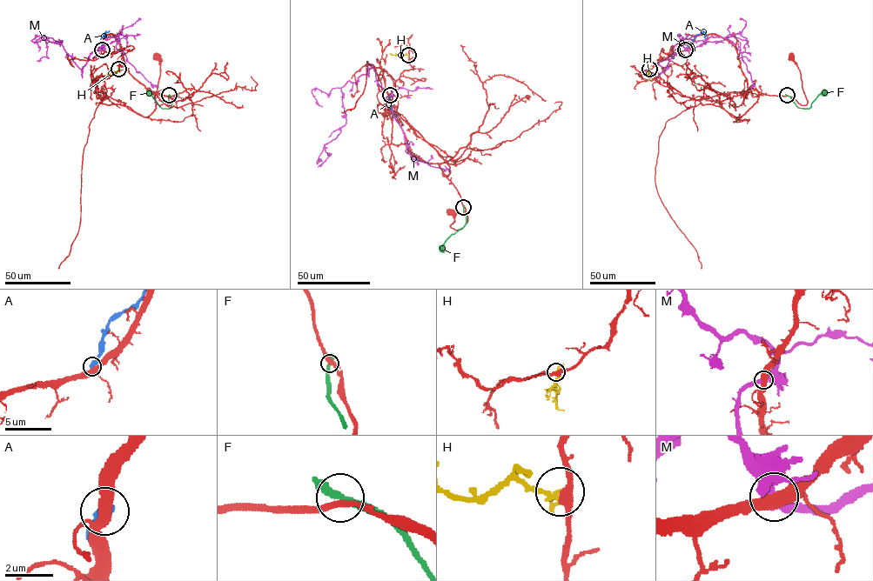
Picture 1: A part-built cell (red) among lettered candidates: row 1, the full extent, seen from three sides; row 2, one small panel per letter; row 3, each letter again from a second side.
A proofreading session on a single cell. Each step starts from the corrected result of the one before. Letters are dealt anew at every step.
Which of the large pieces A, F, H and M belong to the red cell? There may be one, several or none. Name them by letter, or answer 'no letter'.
no letter

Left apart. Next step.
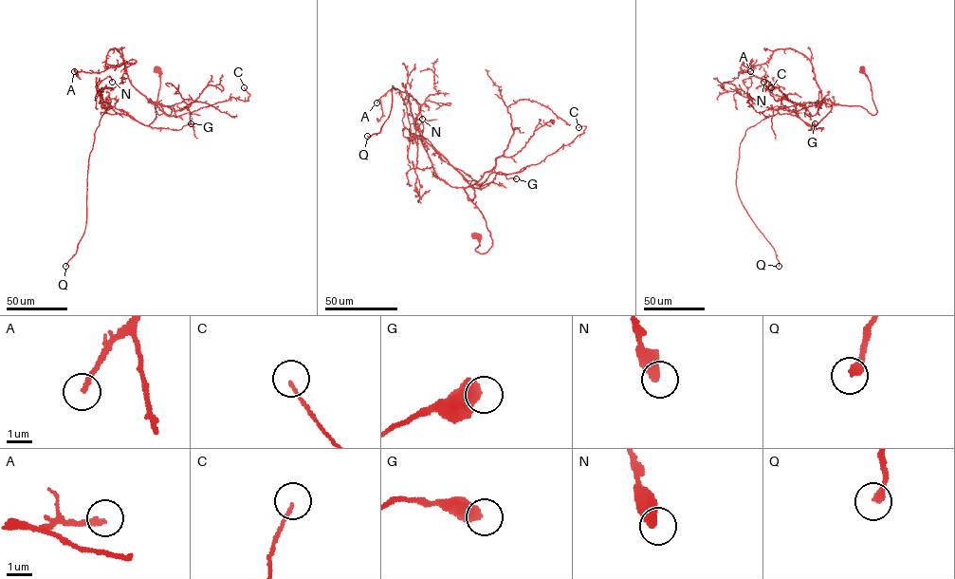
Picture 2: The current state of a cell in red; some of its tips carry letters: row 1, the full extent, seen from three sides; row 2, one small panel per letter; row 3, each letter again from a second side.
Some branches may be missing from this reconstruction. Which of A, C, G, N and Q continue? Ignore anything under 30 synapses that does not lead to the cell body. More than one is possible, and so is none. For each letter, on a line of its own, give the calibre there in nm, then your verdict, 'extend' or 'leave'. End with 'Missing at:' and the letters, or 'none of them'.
A: 200 nm thick; extend
C: 110 nm thick; leave
G: 600 nm thick; leave
N: 440 nm thick; leave
Q: 320 nm thick; extend
Missing at: A, Q

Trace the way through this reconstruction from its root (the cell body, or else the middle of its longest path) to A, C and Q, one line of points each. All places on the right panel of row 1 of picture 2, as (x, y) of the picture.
A: (862, 69), (875, 115), (823, 99), (812, 63), (790, 48), (776, 49), (765, 62), (738, 72), (750, 71)
C: (862, 69), (875, 115), (823, 99), (809, 116), (786, 97), (775, 100), (771, 87)
Q: (862, 69), (875, 115), (832, 102), (810, 125), (778, 113), (748, 127), (740, 143), (738, 196), (779, 266)

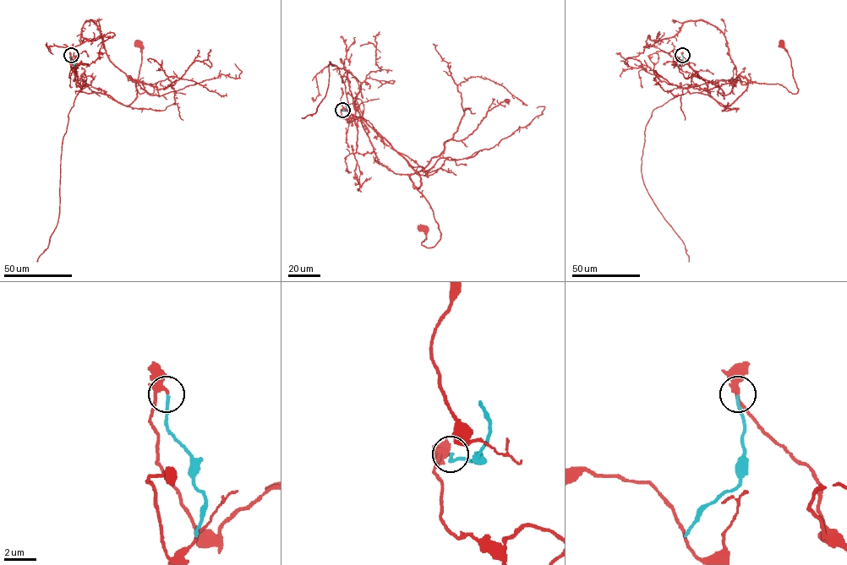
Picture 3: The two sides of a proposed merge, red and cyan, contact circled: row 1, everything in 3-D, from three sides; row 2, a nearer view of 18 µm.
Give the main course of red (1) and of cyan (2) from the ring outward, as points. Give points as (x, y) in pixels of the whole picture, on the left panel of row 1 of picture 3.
1: (71, 55), (82, 91), (128, 105), (137, 96), (133, 80), (151, 84), (154, 92), (138, 82), (137, 44)
2: (71, 55), (73, 67)

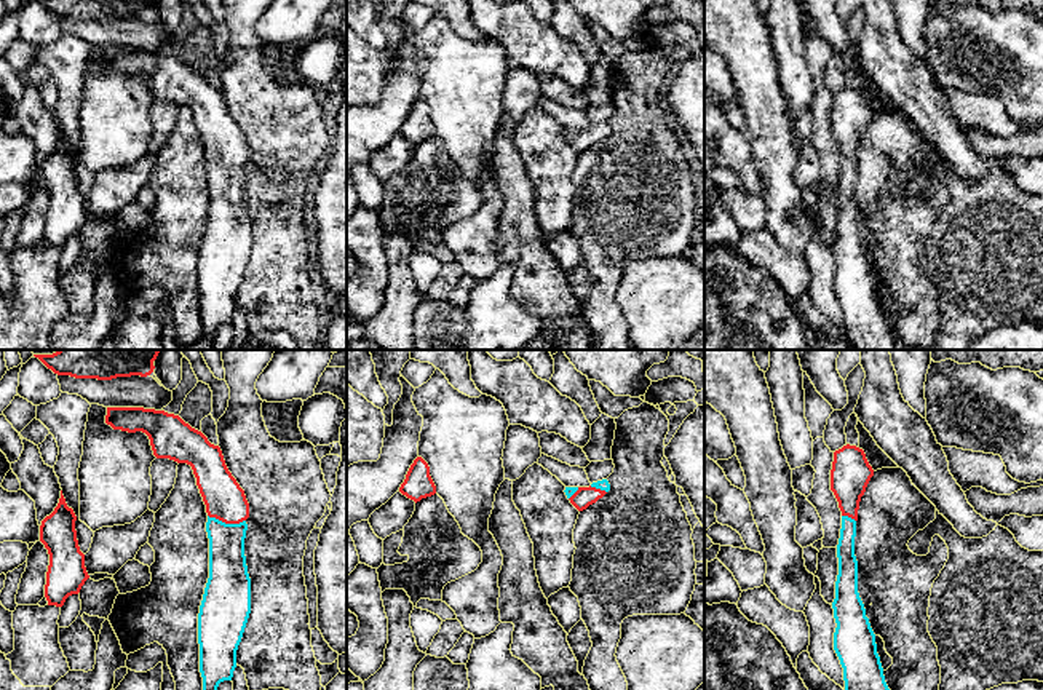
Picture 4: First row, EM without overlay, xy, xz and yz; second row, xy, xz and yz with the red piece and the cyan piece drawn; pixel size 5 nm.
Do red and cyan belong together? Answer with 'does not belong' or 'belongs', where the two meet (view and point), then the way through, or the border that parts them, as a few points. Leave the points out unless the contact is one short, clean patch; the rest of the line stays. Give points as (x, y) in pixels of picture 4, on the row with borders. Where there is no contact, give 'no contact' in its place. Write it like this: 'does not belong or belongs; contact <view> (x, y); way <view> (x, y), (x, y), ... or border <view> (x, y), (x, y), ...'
belongs; contact xy (227, 523); way xy (224, 499), (227, 523), (227, 563)

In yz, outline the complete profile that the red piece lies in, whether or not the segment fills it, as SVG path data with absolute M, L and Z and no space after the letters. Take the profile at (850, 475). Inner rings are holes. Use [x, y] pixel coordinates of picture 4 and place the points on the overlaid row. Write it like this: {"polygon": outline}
{"polygon": "M847 444L834 452L831 490L842 511L839 575L832 602L837 623L834 650L843 668L845 690L890 690L877 653L875 634L858 593L855 556L859 502L872 476L874 470L863 449Z"}

